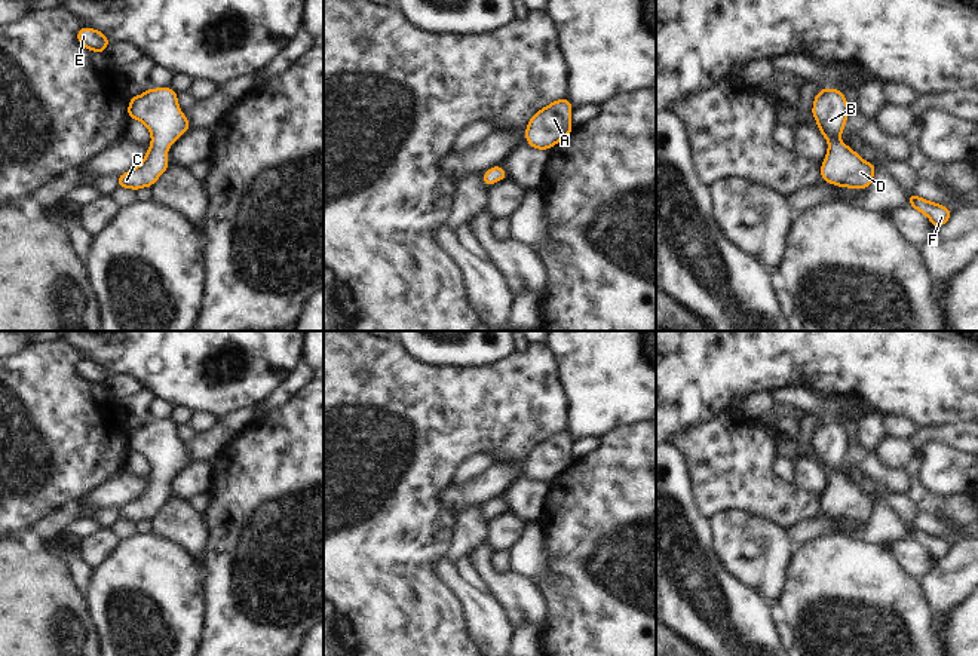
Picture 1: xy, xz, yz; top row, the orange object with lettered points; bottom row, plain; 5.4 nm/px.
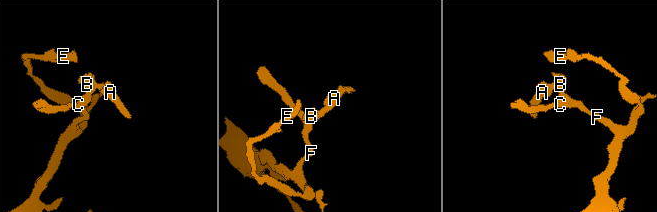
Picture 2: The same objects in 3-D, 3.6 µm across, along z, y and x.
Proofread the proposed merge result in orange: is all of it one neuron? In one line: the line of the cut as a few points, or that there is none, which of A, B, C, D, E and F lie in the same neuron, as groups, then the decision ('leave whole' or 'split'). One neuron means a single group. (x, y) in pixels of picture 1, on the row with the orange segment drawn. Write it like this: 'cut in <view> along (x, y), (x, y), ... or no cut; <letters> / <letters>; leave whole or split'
no cut; A B C D E F; leave whole

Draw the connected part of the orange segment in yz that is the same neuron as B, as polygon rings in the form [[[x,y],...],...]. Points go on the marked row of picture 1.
[[[824,88],[816,94],[812,116],[830,144],[821,165],[821,180],[838,187],[867,190],[876,166],[840,141],[847,114],[849,104],[840,89]]]

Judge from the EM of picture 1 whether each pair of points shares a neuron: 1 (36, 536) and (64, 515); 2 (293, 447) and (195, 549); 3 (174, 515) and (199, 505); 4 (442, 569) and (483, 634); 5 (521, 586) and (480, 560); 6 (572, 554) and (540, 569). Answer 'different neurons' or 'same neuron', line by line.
1: same neuron
2: different neurons
3: different neurons
4: same neuron
5: same neuron
6: different neurons

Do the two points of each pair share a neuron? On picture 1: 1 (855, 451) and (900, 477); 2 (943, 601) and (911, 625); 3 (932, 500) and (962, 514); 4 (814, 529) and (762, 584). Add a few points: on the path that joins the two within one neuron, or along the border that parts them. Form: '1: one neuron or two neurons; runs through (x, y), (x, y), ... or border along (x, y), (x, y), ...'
1: one neuron; runs through (865, 462), (882, 475), (889, 477)
2: two neurons; border along (920, 582), (931, 610), (943, 619)
3: one neuron; runs through (940, 503), (954, 506)
4: two neurons; border along (785, 530), (796, 546)

